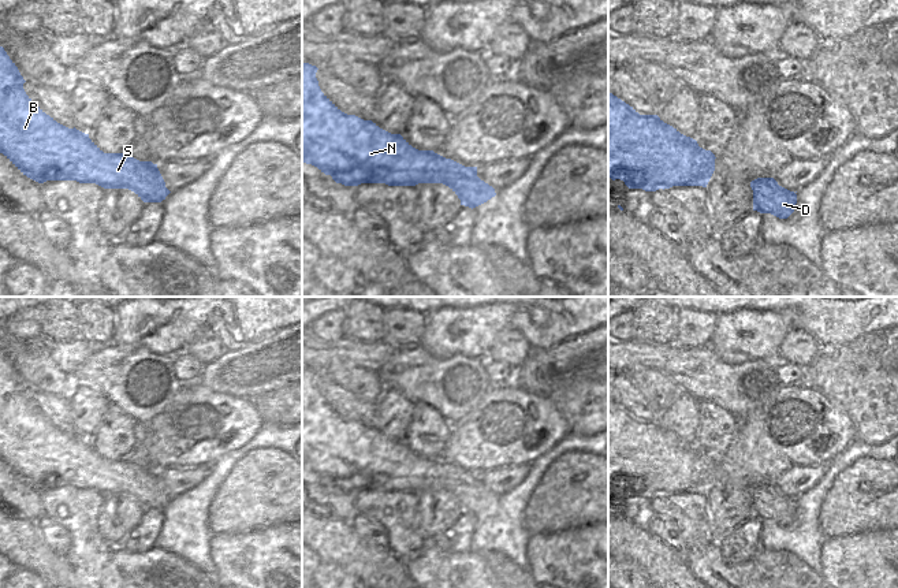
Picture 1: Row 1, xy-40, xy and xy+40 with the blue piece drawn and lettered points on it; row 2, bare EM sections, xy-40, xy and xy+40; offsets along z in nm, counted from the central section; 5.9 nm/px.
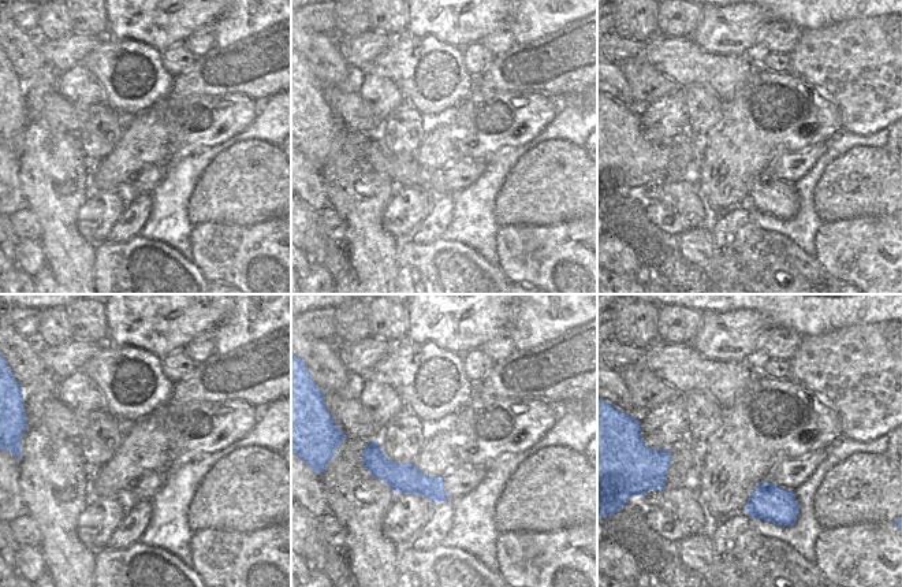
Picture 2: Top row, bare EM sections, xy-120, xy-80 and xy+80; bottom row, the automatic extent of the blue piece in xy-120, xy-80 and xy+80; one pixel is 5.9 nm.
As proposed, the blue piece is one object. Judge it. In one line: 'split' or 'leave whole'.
leave whole

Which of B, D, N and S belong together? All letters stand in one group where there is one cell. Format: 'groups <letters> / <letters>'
groups B D N S

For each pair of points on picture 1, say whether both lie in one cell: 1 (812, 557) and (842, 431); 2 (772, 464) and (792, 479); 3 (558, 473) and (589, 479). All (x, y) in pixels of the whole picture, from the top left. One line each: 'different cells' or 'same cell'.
1: different cells
2: different cells
3: same cell

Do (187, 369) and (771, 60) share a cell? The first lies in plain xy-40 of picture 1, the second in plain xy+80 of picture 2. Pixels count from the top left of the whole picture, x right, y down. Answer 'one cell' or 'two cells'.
one cell

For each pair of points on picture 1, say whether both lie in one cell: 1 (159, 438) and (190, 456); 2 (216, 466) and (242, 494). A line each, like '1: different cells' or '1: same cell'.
1: same cell
2: different cells

